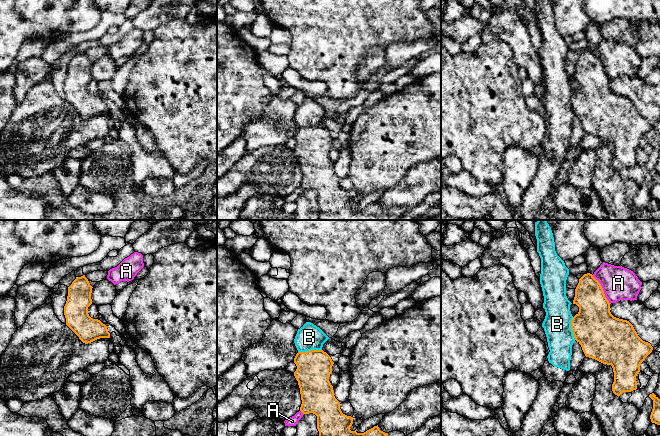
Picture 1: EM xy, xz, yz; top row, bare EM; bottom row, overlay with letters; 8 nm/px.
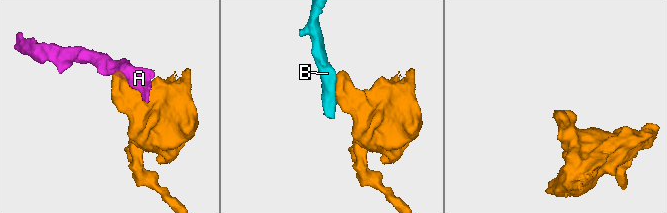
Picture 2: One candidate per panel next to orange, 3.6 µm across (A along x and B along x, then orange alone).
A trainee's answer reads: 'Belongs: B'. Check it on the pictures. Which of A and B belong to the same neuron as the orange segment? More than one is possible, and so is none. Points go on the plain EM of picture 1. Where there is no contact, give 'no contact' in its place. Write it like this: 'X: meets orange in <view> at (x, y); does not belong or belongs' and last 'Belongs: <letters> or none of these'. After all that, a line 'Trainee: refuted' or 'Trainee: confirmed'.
A: meets orange in yz at (602, 65); does not belong
B: meets orange in xz at (309, 127); does not belong
Belongs: none of these
Trainee: refuted

